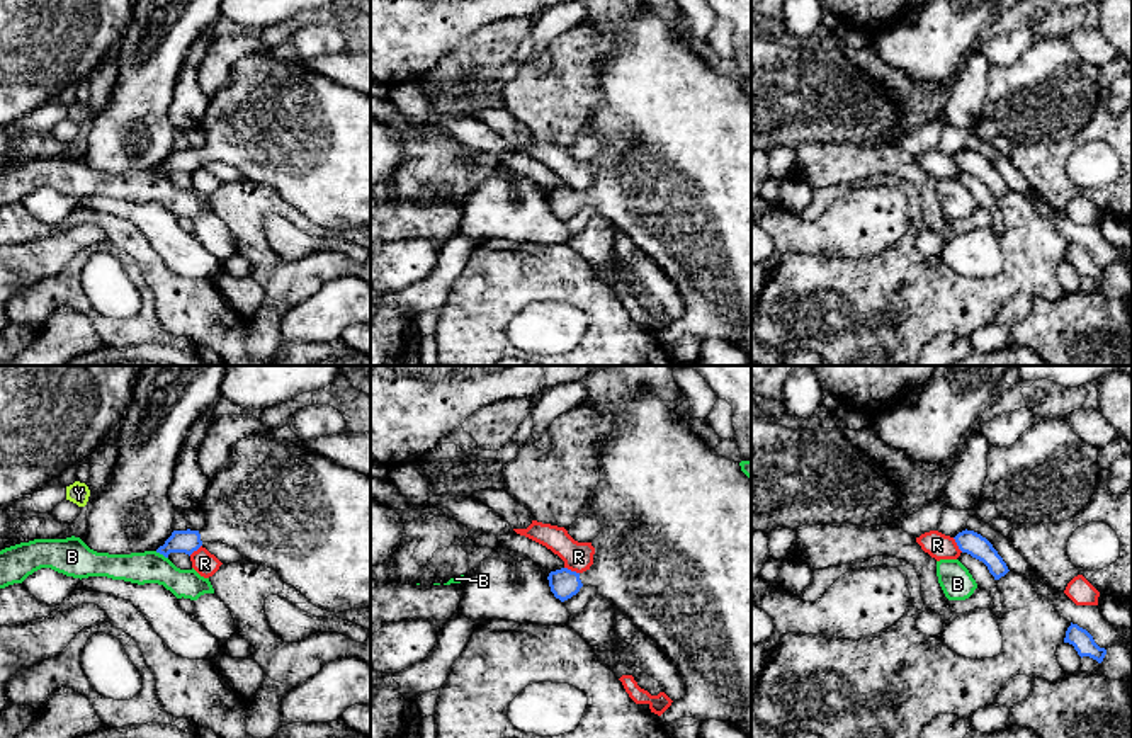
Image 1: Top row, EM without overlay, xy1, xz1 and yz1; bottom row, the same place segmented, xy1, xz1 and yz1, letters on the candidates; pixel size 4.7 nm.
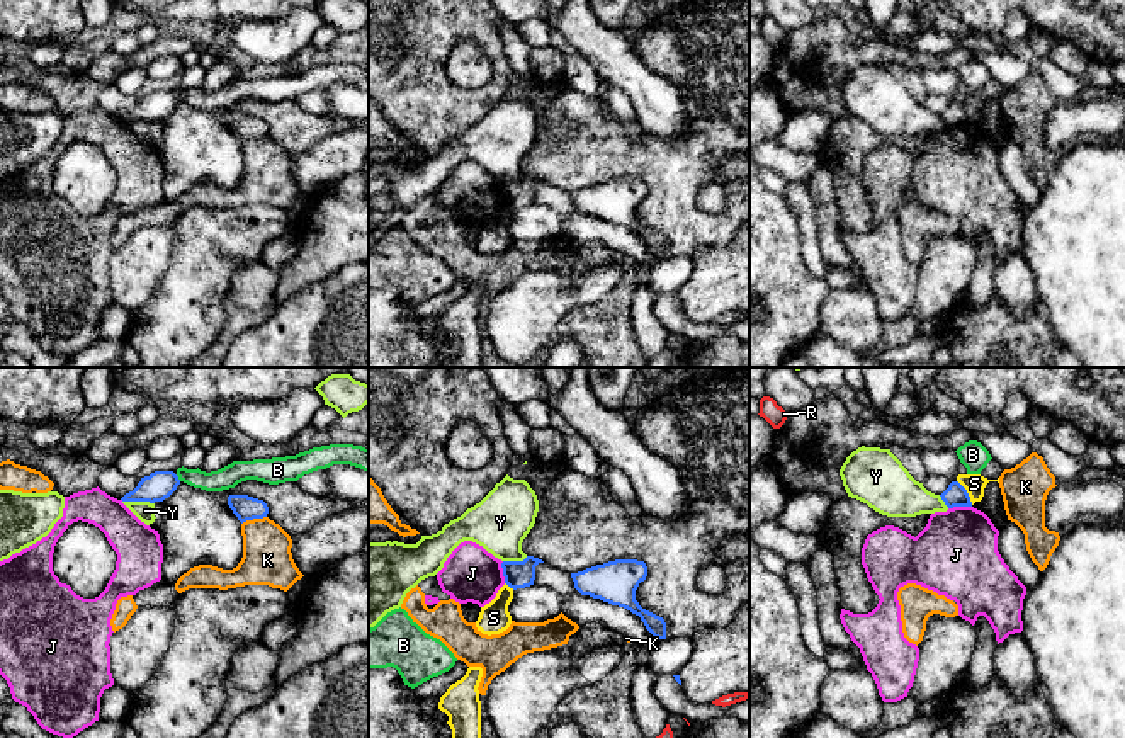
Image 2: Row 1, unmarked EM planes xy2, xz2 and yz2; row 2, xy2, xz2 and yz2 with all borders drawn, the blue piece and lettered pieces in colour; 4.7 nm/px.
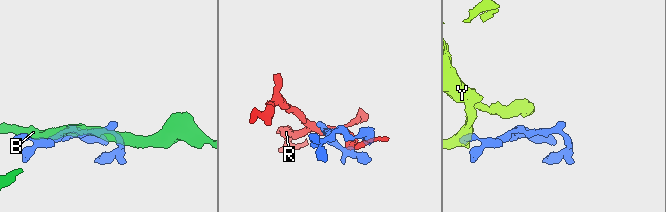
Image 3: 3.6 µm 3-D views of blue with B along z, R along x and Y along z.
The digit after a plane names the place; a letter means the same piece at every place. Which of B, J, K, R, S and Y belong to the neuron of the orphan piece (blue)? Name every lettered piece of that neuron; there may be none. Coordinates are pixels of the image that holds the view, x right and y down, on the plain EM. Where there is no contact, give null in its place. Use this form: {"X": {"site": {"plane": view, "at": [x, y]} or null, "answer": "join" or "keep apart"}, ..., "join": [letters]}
{"B": {"site": {"plane": "xy1", "at": [162, 172]}, "answer": "keep apart"}, "J": {"site": {"plane": "yz2", "at": [959, 124]}, "answer": "keep apart"}, "K": {"site": {"plane": "xy2", "at": [254, 136]}, "answer": "keep apart"}, "R": {"site": {"plane": "xz1", "at": [570, 189]}, "answer": "keep apart"}, "S": {"site": {"plane": "yz2", "at": [966, 111]}, "answer": "keep apart"}, "Y": {"site": {"plane": "xy2", "at": [138, 119]}, "answer": "keep apart"}, "join": []}

